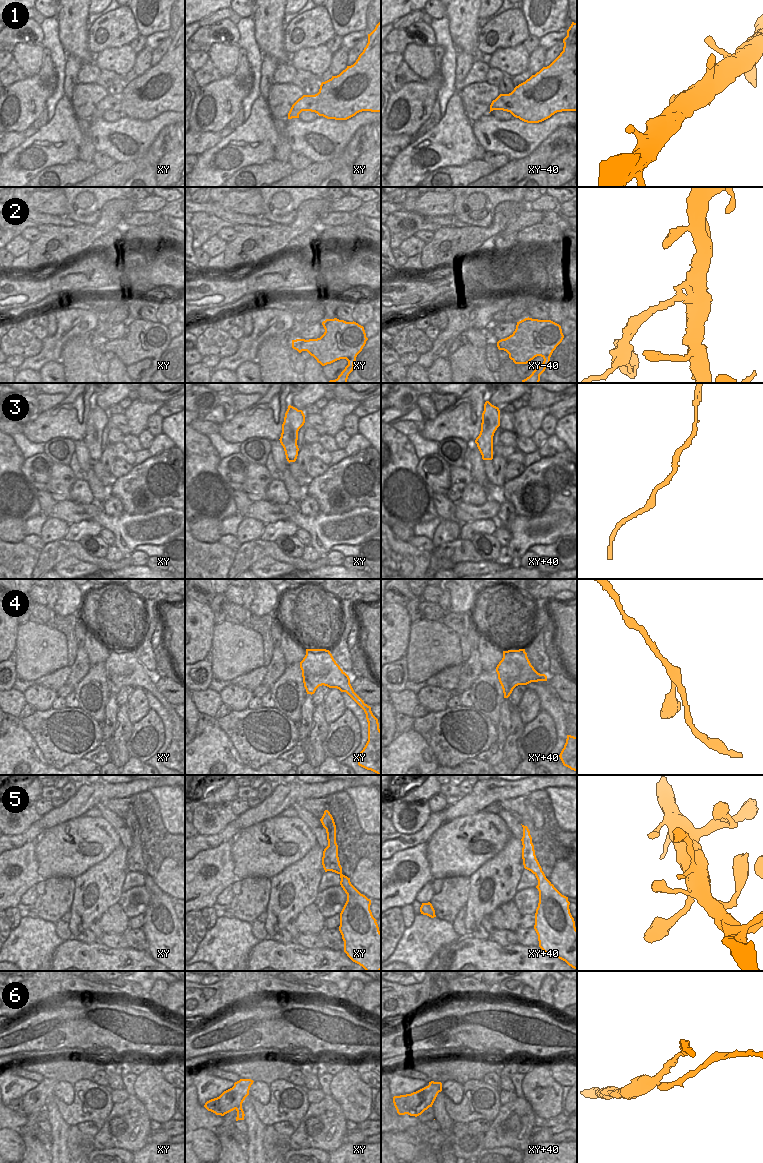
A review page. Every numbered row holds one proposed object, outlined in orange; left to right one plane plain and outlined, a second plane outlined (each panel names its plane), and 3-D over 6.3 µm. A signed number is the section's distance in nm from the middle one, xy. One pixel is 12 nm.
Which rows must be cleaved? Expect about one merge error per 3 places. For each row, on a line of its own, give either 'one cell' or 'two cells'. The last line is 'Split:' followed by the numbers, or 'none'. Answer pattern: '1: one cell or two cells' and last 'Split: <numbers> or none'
1: one cell
2: two cells
3: two cells
4: one cell
5: one cell
6: two cells
Split: 2, 3, 6

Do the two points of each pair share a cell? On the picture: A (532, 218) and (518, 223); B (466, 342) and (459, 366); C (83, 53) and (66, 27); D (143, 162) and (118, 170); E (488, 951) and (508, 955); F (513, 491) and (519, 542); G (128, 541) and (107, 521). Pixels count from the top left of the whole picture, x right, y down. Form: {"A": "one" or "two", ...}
{"A": "one", "B": "one", "C": "one", "D": "one", "E": "one", "F": "two", "G": "one"}

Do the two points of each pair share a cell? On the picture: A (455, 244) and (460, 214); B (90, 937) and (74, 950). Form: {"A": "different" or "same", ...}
{"A": "different", "B": "different"}

